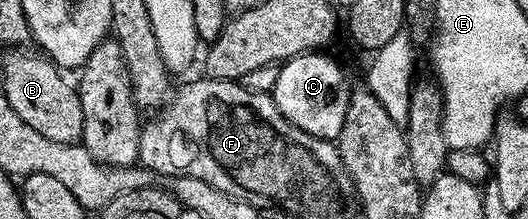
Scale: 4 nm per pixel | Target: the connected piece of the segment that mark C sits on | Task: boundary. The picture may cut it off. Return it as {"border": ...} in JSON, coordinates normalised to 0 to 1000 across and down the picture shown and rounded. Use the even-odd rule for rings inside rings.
{"border":[[[617,242],[563,251],[532,292],[532,311],[515,429],[519,470],[534,502],[538,534],[585,616],[638,626],[655,548],[663,470],[653,315]]]}

